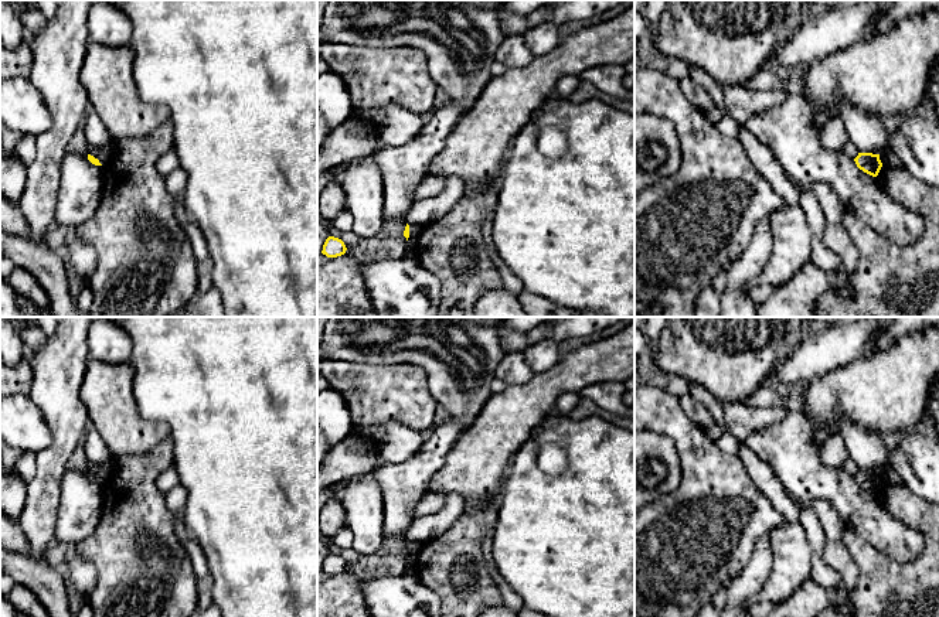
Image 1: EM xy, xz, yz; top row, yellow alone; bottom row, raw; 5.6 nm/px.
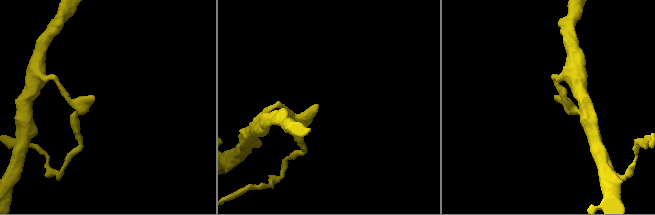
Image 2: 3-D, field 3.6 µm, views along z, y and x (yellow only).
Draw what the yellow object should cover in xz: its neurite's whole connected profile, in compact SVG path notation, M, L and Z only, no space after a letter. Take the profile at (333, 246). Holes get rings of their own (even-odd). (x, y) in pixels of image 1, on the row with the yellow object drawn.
M329 236L323 245L321 253L327 258L337 258L344 255L347 250L344 242L338 238Z

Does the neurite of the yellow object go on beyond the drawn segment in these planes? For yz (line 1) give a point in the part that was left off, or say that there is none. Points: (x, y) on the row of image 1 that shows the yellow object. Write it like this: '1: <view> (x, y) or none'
1: none

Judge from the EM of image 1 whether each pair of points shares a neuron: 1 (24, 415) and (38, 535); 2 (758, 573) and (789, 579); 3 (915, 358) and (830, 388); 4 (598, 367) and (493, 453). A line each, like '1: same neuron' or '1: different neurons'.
1: different neurons
2: different neurons
3: same neuron
4: same neuron

